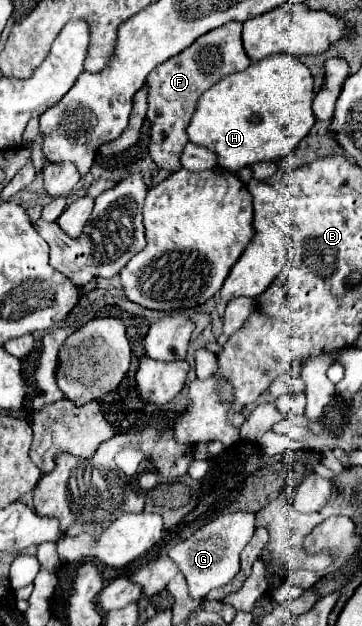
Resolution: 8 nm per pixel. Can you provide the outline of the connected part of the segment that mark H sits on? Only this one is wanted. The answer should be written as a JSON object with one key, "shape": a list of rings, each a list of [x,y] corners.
{"shape":[[[274,54],[258,62],[252,62],[244,72],[222,78],[216,86],[204,92],[190,120],[188,136],[190,142],[194,142],[196,146],[216,152],[218,164],[230,172],[236,172],[242,166],[252,166],[264,160],[276,162],[288,156],[316,124],[316,118],[312,114],[312,100],[314,100],[314,84],[310,70],[290,54]]]}

